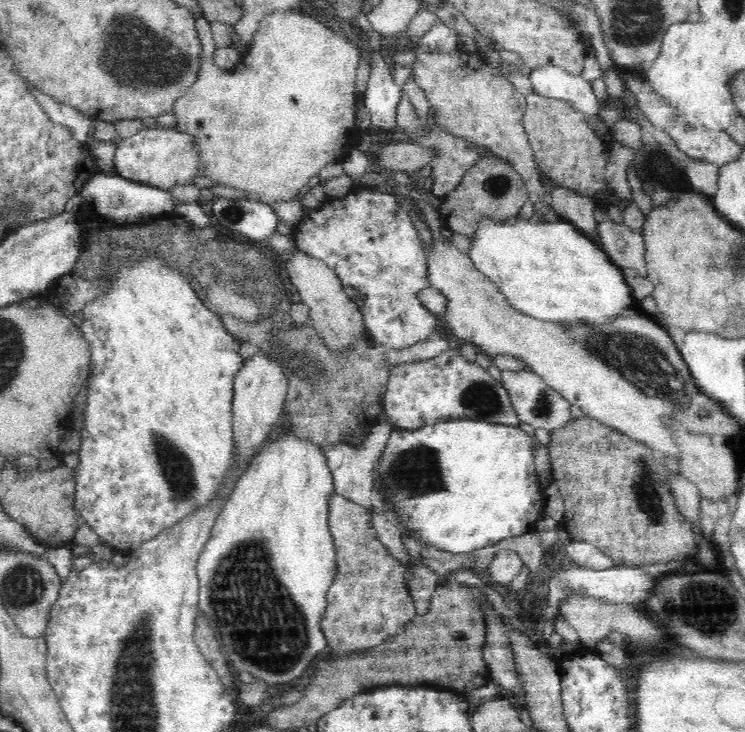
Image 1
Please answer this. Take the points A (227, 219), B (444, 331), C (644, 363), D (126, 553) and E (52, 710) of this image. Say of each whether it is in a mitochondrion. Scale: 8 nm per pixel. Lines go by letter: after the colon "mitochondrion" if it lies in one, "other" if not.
A: mitochondrion
B: other
C: mitochondrion
D: other
E: other

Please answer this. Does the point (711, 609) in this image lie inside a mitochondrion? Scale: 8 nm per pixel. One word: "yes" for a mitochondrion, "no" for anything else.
yes

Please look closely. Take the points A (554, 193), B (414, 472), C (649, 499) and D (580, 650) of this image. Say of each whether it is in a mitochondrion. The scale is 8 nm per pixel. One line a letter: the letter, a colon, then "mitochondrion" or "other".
A: other
B: mitochondrion
C: mitochondrion
D: other

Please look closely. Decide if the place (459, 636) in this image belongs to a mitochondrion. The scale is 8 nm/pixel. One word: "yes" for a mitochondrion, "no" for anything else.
yes

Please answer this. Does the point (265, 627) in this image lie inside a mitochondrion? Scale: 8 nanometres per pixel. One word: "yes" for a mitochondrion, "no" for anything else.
yes

